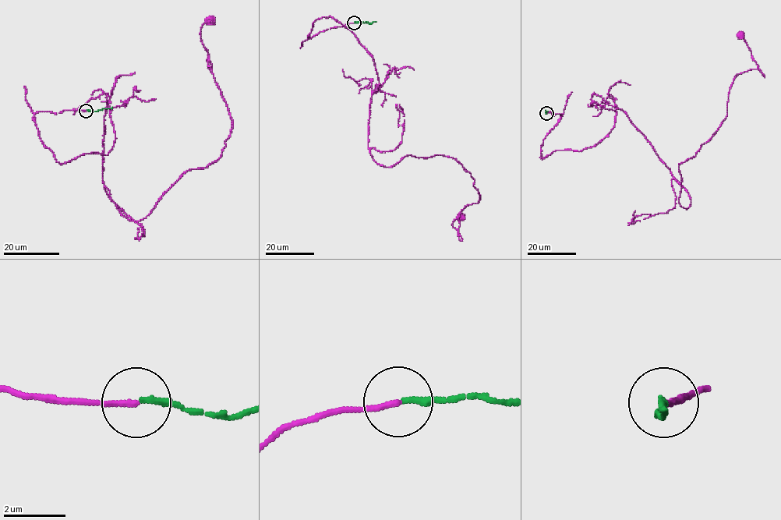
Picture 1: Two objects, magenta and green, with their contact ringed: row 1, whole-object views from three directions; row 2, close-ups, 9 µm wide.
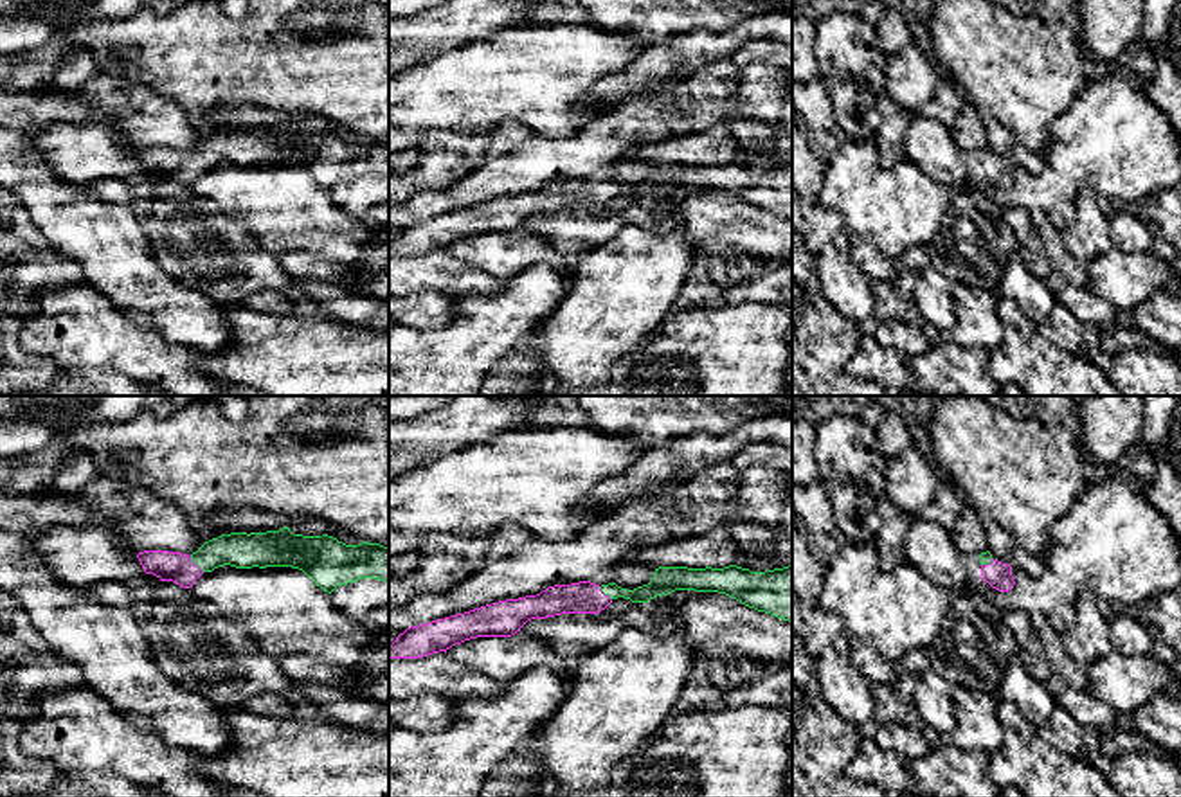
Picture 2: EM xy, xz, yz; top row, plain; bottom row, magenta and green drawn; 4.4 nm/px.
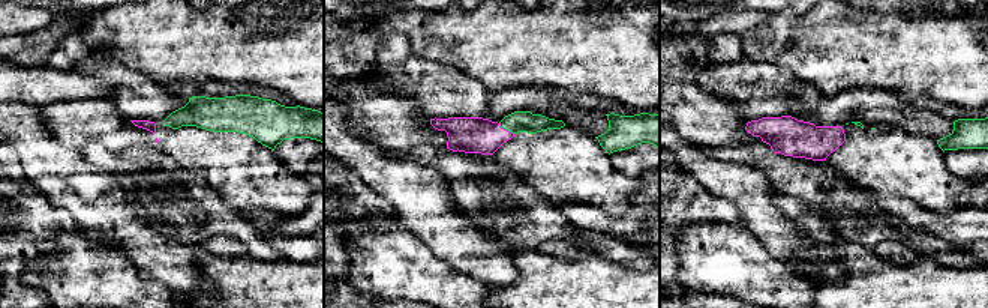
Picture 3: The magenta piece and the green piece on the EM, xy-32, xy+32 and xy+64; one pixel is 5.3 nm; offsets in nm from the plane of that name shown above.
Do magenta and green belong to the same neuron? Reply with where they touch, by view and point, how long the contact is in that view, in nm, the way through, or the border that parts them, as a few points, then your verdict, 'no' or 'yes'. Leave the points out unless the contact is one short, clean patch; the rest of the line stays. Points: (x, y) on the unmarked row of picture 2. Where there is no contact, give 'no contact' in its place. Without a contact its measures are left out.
meets magenta in xy at (197, 162); contact 100 nm long; runs through xy (177, 164), (197, 162), (218, 148), (238, 146); yes

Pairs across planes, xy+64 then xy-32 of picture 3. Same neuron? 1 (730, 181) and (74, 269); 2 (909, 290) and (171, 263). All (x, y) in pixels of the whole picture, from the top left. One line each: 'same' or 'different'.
1: different
2: different

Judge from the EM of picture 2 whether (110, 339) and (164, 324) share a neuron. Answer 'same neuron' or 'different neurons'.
different neurons

